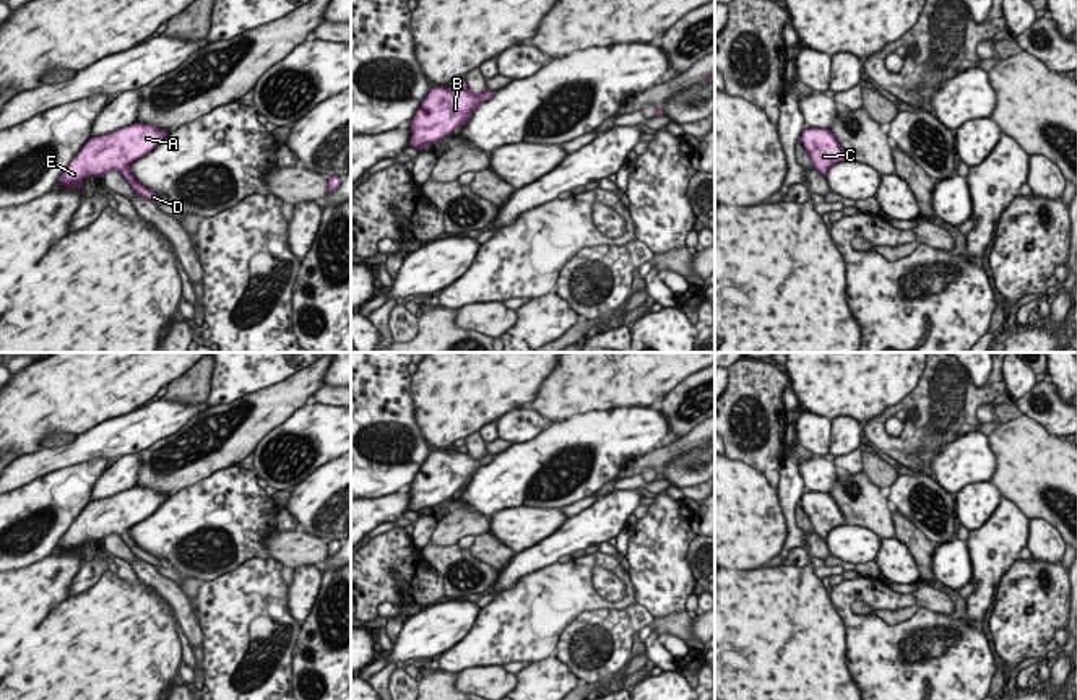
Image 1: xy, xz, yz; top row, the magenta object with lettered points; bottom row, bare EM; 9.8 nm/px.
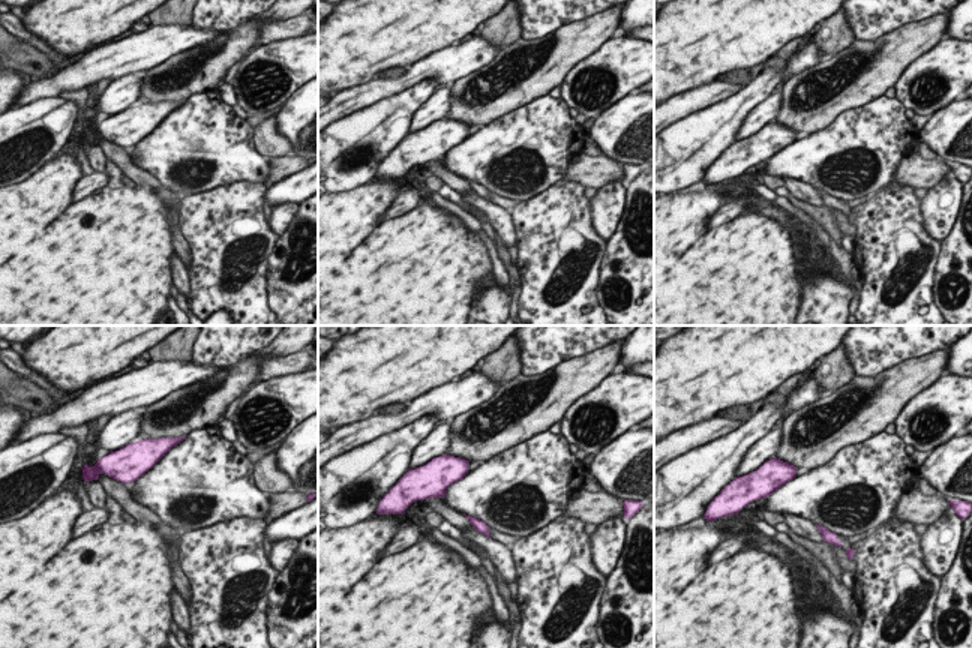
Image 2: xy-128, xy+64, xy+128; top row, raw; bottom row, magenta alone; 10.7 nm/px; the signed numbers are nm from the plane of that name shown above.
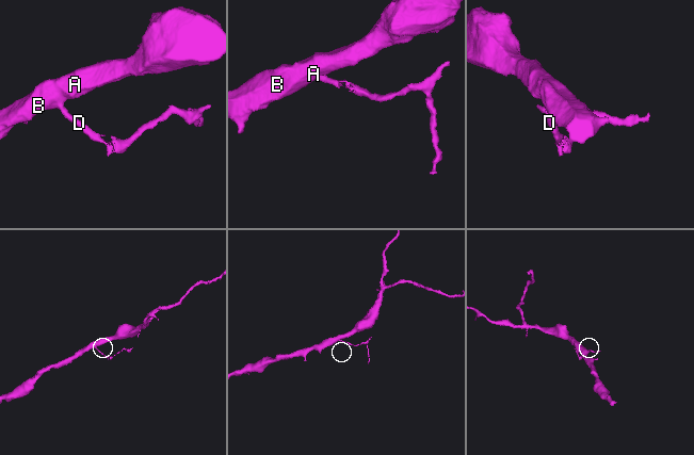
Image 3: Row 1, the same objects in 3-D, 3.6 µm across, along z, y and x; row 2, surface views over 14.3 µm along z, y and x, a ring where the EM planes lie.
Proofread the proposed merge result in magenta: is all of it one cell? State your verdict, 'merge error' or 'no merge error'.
no merge error

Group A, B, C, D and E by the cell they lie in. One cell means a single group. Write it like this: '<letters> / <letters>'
A B C D E

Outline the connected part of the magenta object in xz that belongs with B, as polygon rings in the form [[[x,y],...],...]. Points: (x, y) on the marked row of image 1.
[[[465,84],[458,89],[434,88],[409,122],[411,146],[424,149],[466,125],[473,112],[494,97],[492,91],[474,94]]]

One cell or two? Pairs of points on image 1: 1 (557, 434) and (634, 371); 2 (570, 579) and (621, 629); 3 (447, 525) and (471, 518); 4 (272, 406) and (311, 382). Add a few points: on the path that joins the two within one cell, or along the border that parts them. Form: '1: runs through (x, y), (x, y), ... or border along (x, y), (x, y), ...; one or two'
1: border along (621, 406), (575, 413), (551, 423); two
2: border along (634, 603), (619, 609), (582, 611), (567, 626); two
3: runs through (454, 525), (465, 520); one
4: runs through (281, 400), (301, 385); one

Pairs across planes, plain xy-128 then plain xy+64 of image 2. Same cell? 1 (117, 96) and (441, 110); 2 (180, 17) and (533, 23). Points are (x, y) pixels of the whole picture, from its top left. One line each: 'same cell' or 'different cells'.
1: same cell
2: different cells

